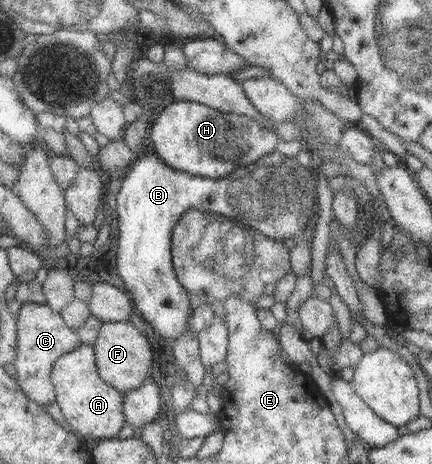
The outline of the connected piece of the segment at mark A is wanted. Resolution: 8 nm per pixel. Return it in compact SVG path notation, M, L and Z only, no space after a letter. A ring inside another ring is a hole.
M81 343L74 352L56 361L51 381L55 384L56 403L68 425L83 439L116 438L126 425L123 412L123 393L104 382L99 375L94 347Z

